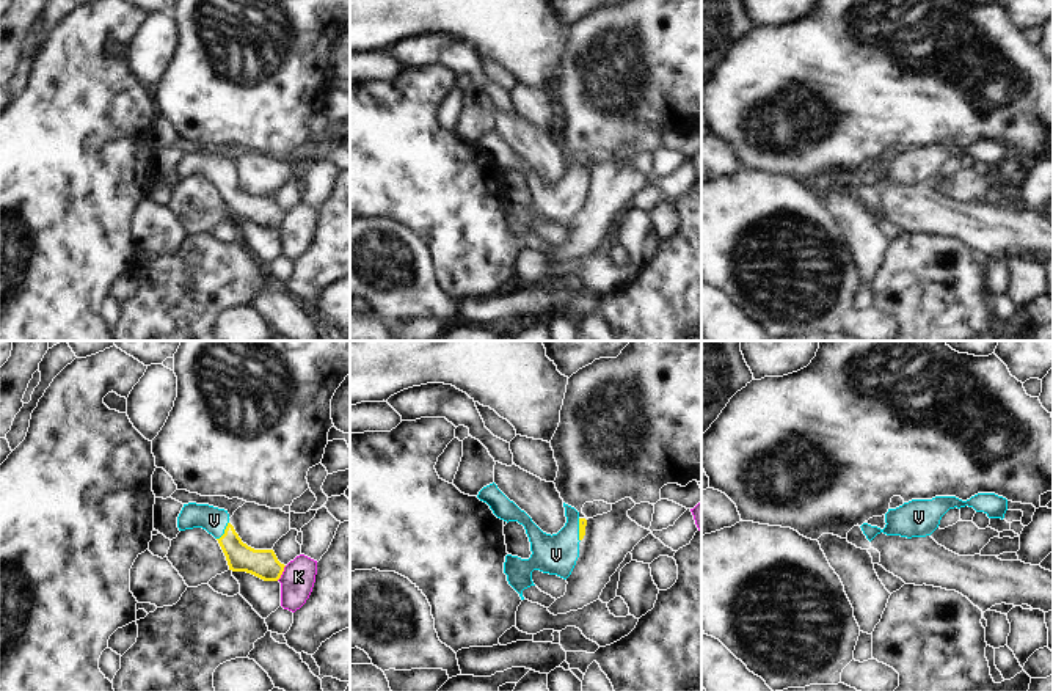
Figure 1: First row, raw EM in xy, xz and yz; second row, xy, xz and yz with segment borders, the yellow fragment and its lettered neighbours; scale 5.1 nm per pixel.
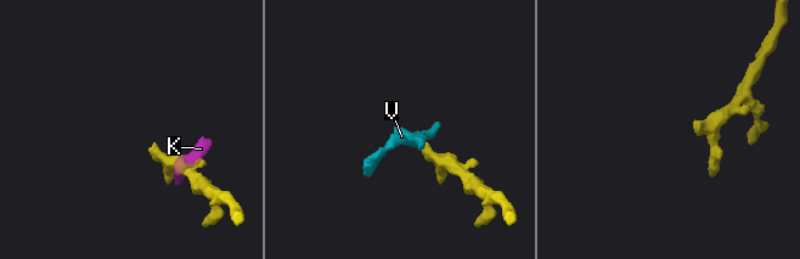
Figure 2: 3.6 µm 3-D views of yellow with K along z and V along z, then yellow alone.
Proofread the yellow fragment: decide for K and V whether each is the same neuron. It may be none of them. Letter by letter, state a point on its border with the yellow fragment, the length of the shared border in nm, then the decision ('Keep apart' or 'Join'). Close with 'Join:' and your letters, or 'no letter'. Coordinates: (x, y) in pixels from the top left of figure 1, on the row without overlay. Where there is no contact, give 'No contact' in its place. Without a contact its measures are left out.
K: Touches yellow at xy (281, 222). Shared border 90 nm. Keep apart
V: Touches yellow at xy (225, 179). Shared border 110 nm. Join
Join: V.

